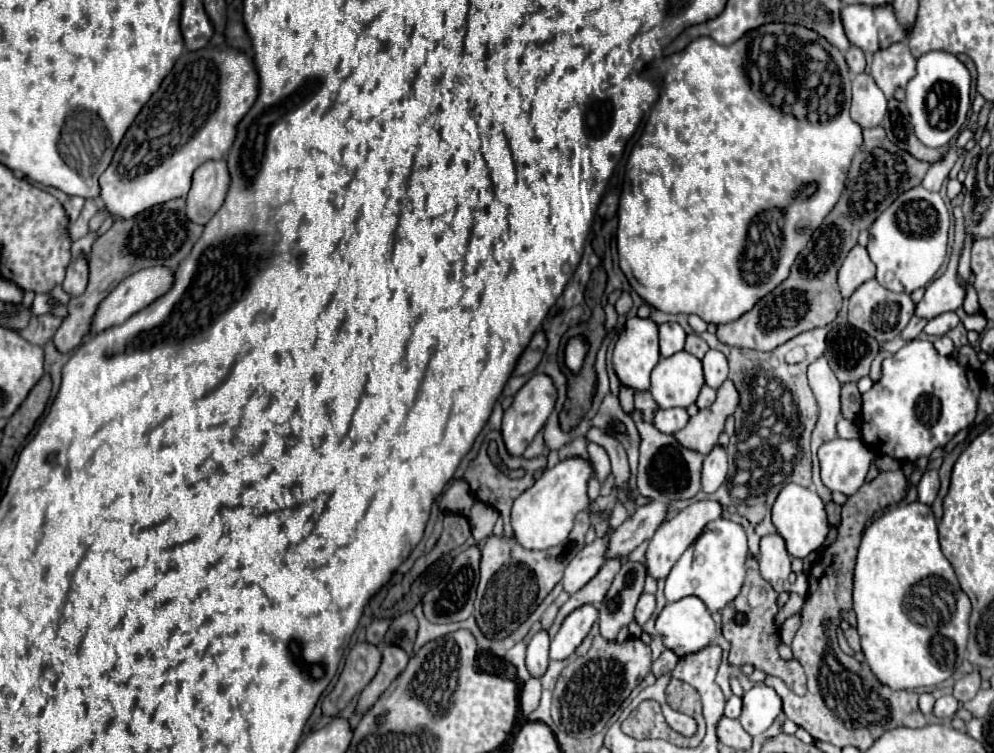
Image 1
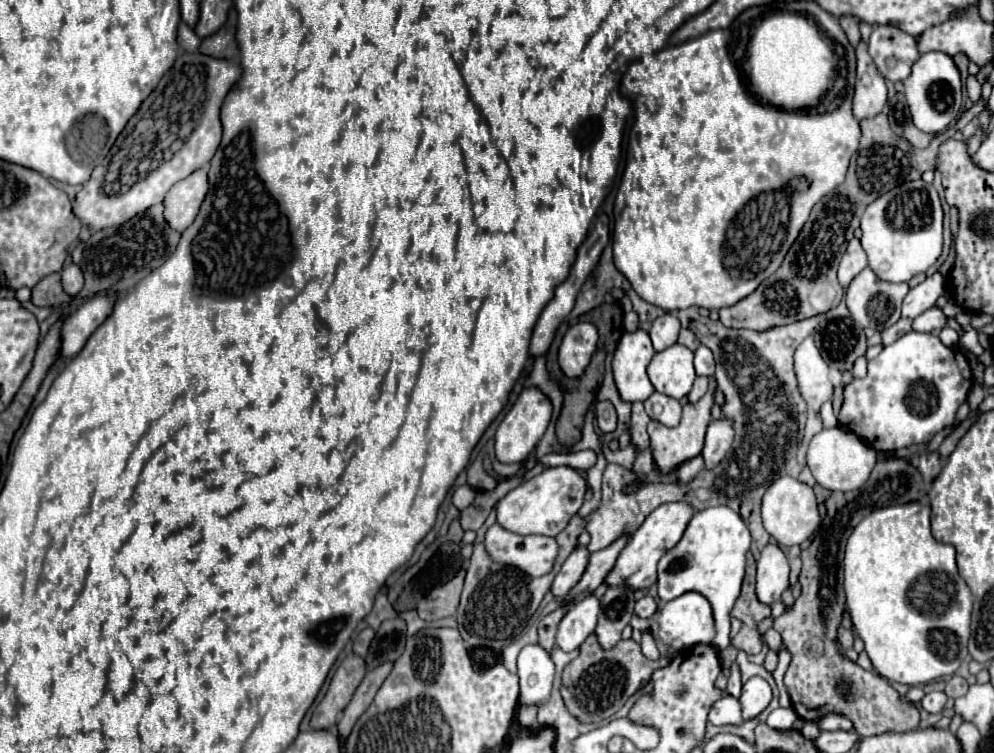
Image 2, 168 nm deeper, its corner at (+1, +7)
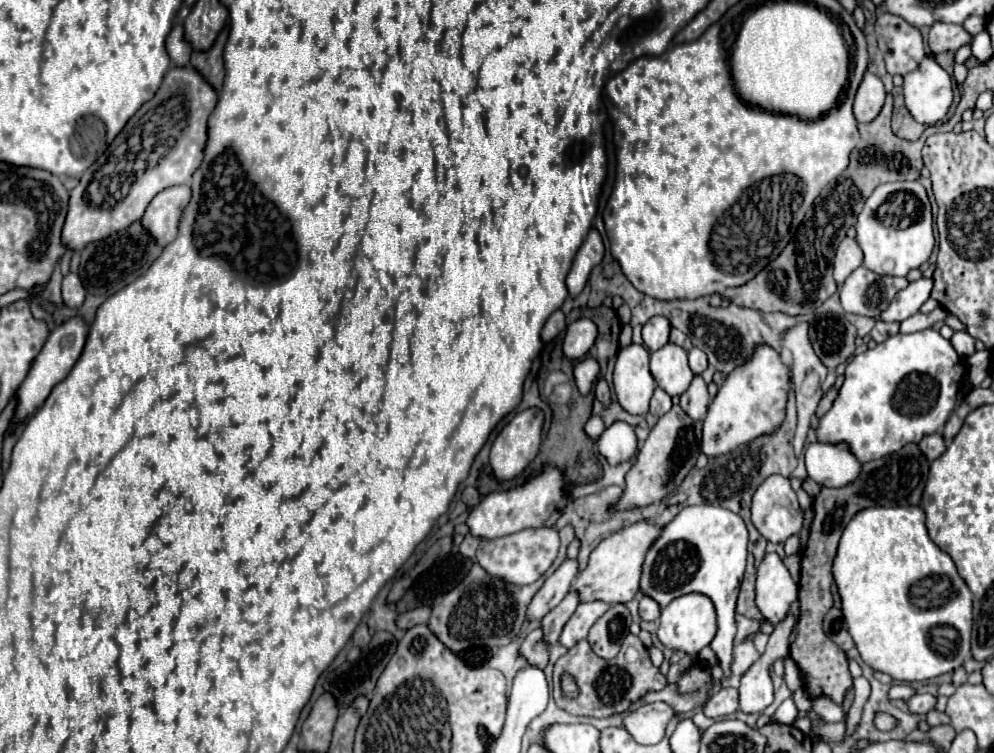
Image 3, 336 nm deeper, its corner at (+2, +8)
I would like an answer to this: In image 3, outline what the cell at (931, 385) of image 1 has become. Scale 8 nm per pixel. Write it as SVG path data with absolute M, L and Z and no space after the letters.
M924 329L918 333L898 333L860 355L854 355L846 367L844 383L832 409L820 419L816 429L820 441L848 441L852 453L866 463L888 453L900 451L908 443L920 443L922 437L938 433L956 407L956 395L966 375L966 363L938 331Z

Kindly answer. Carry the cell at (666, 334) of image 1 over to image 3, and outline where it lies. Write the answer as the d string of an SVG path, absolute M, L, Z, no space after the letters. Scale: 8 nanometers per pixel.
M652 317L652 321L648 321L642 329L642 337L644 337L644 347L654 353L660 347L664 347L668 343L670 337L670 321L666 317Z

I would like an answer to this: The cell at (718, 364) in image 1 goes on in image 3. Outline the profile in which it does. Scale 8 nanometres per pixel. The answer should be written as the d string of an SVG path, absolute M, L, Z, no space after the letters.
M694 347L694 349L690 351L690 369L692 369L692 373L700 375L702 371L706 371L706 367L708 367L708 361L706 361L706 353Z

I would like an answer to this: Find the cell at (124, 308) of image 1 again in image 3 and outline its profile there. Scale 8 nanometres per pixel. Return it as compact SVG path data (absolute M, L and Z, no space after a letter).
M80 315L70 317L68 321L64 321L62 325L58 325L48 335L48 341L44 343L40 355L34 359L34 365L32 365L28 377L22 381L22 385L20 385L18 393L16 393L18 395L18 407L16 407L14 421L24 421L28 415L32 415L46 401L46 397L50 395L52 387L56 383L60 383L70 373L72 365L78 361L78 357L80 357L80 353L84 349L86 337L88 337L88 323Z

